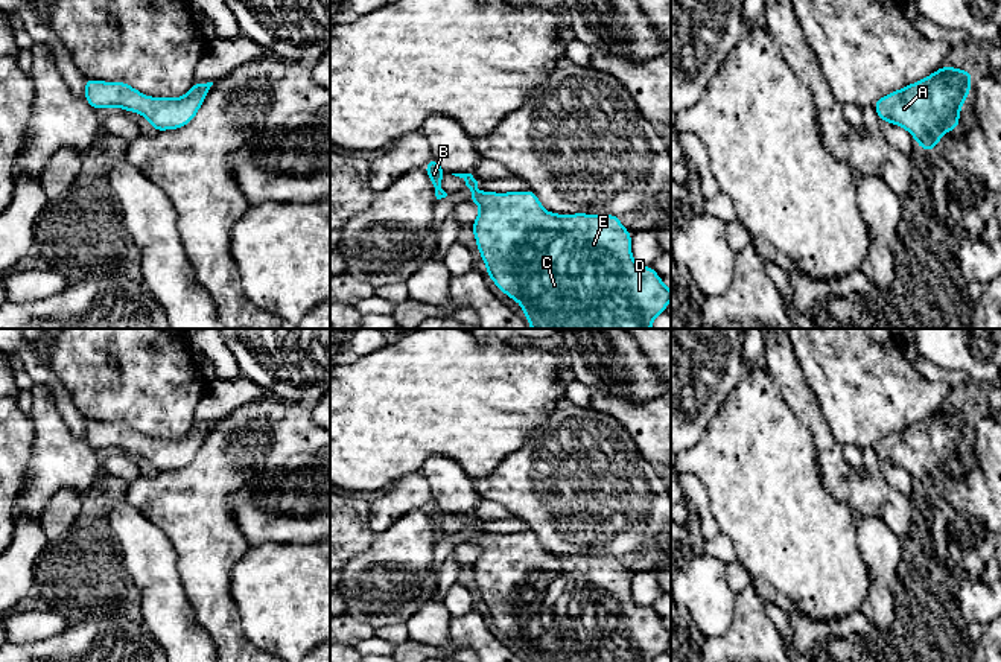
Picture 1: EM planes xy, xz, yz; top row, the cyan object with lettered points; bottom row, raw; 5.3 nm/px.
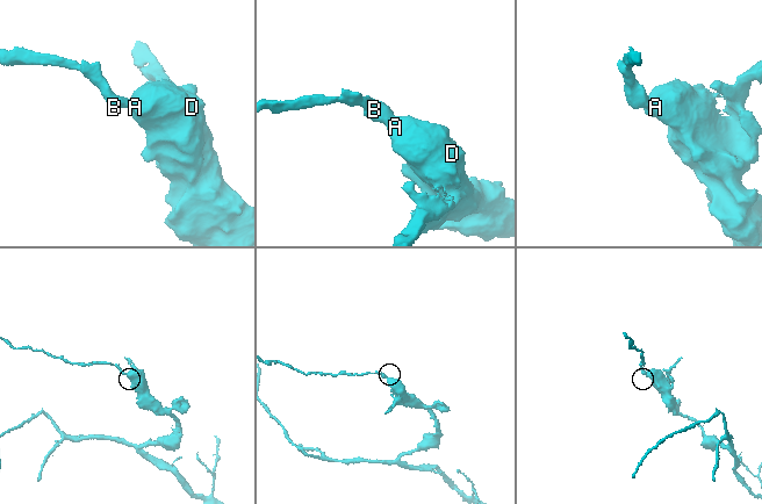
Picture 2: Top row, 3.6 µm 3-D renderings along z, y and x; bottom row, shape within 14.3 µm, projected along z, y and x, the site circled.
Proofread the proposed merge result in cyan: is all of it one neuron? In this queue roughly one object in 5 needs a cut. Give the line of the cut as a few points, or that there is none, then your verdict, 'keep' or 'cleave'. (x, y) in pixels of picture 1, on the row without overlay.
cut none; keep

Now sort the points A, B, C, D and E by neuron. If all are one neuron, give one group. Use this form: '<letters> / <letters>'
A B C D E

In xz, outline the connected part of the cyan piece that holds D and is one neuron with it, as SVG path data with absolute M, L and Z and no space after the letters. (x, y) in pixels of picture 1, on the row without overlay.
M532 531L473 533L467 542L481 548L472 569L487 606L487 616L502 633L520 644L526 662L653 662L666 651L671 632L653 607L637 606L631 600L631 574L618 557L549 554Z

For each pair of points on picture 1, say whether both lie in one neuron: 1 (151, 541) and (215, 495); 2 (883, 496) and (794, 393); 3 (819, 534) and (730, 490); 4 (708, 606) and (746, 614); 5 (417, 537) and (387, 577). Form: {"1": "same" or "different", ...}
{"1": "different", "2": "same", "3": "same", "4": "different", "5": "same"}

